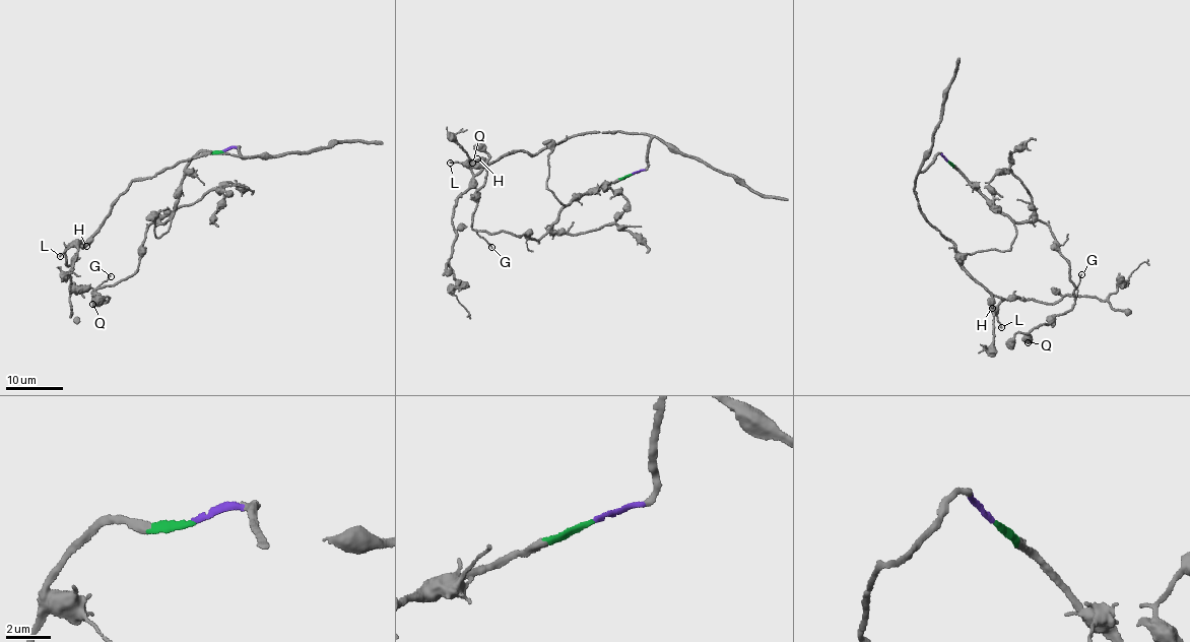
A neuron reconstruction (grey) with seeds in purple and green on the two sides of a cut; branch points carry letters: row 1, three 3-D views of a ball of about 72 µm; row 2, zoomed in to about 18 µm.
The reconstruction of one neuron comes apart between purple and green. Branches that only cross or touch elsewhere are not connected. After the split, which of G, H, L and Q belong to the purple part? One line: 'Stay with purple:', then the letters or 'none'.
Stay with purple: H, L

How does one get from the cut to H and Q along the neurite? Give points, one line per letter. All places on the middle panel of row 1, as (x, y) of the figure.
H: (632, 174), (647, 165), (650, 139), (617, 130), (575, 134), (533, 154), (521, 150), (485, 164), (477, 158)
Q: (632, 174), (563, 208), (536, 240), (525, 234), (475, 230), (471, 222), (475, 195), (486, 171), (472, 163)

